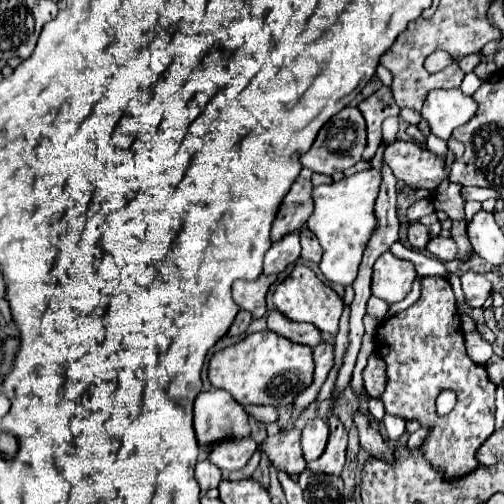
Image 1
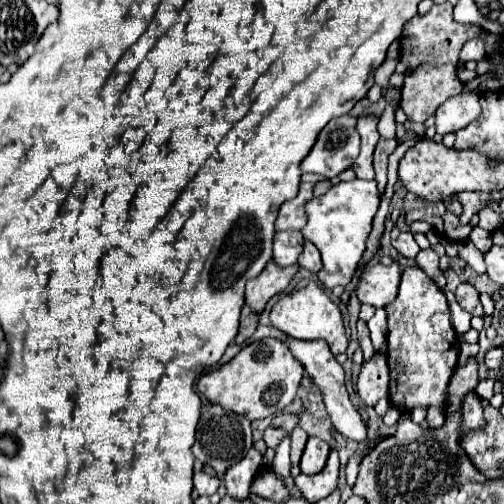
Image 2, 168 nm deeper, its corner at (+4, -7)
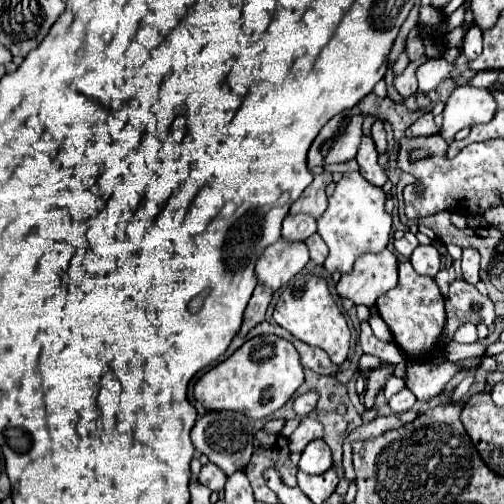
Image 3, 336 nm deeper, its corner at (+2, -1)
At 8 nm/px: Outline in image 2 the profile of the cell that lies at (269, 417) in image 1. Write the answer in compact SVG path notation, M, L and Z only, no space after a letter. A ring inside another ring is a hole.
M281 413L277 415L273 421L271 421L273 427L279 427L279 429L285 429L287 433L293 431L293 427L297 425L297 415L291 415L291 413Z

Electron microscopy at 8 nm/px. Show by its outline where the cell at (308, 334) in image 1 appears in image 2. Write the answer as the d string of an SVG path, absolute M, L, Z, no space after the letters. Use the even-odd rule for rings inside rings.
M287 337L287 345L291 347L293 357L303 363L303 367L311 375L313 383L321 389L323 401L325 401L325 407L327 407L327 413L331 417L333 427L343 437L349 437L349 439L353 439L357 443L363 443L367 439L367 427L365 427L359 411L349 401L349 395L347 395L347 389L345 389L345 379L343 379L343 367L335 361L335 357L329 351L327 343L321 343L321 339L317 339L317 341L299 341L299 339L289 339Z

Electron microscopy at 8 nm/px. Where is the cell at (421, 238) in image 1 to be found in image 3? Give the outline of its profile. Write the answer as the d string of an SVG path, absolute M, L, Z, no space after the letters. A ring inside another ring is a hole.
M407 231L401 239L395 239L395 249L401 253L401 255L405 255L405 257L411 257L411 253L413 253L413 249L419 245L419 241L417 241L417 237L411 233L411 231Z

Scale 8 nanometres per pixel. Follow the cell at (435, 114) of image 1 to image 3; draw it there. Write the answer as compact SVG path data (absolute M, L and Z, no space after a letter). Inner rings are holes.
M473 85L457 87L447 99L443 117L441 137L447 143L453 143L457 131L487 123L491 117L495 117L495 99L489 89L479 89Z

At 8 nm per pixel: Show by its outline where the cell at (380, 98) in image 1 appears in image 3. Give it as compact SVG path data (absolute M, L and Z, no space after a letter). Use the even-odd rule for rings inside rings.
M363 135L359 153L357 153L357 163L359 163L359 173L375 187L383 187L387 183L387 175L381 169L381 165L377 163L377 151L373 145L371 137Z

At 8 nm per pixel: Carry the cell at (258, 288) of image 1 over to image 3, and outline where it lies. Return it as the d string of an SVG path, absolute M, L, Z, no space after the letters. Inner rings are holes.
M275 241L263 249L257 259L257 279L259 283L277 291L289 279L293 279L309 263L309 251L303 241Z

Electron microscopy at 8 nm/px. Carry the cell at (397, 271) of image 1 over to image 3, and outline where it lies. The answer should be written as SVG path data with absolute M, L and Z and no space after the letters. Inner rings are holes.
M385 249L381 253L367 253L363 257L359 257L359 261L355 261L355 265L353 265L353 271L341 275L341 279L337 283L337 293L339 293L339 297L351 299L355 305L373 307L377 297L381 293L387 293L395 285L397 285L397 257L389 249Z

